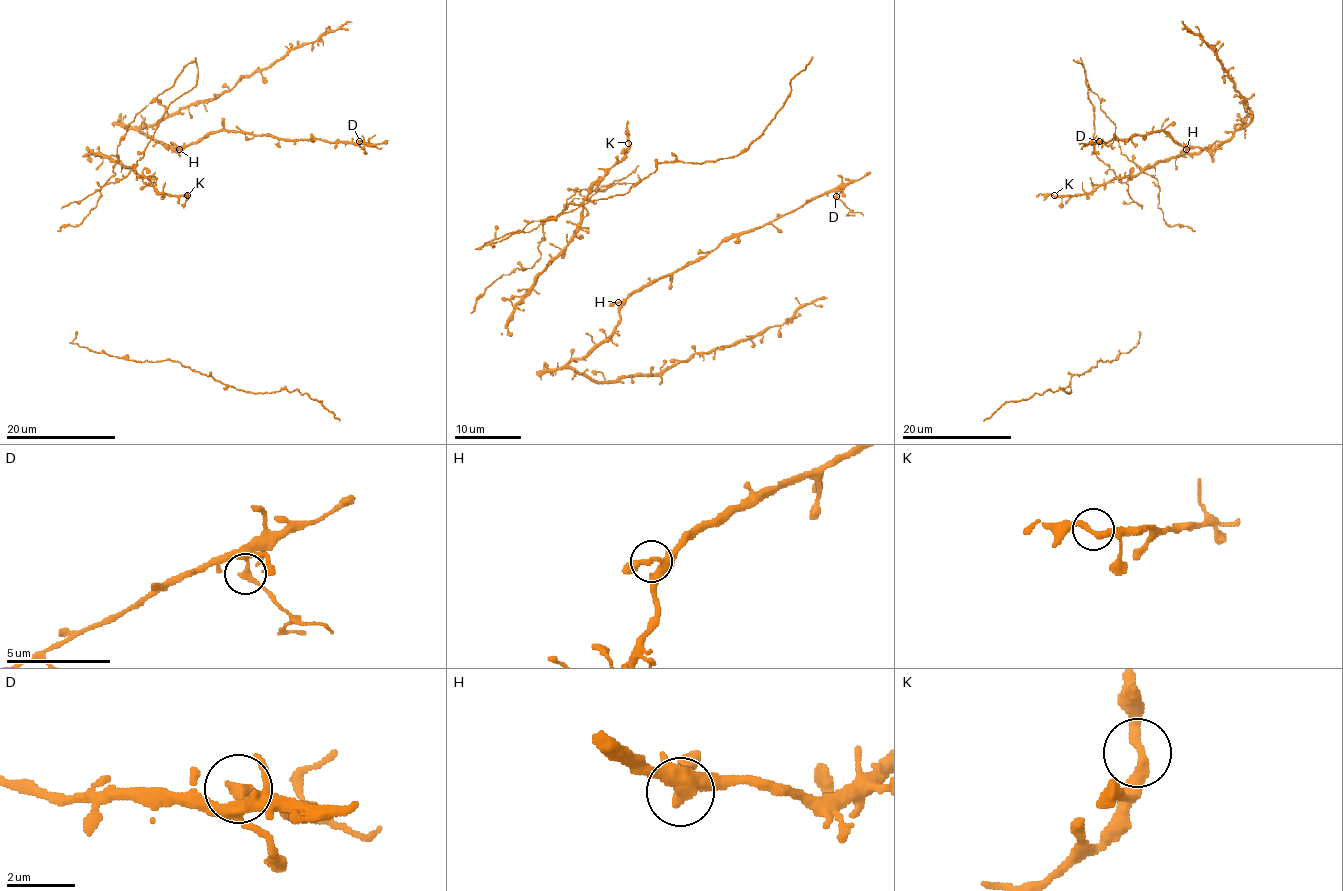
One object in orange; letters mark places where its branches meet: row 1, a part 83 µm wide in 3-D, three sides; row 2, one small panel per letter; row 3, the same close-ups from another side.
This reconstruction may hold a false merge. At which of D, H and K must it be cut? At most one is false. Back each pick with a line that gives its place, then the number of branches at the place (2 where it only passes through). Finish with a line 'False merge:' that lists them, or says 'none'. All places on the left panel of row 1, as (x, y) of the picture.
D: at (359, 141); 2 branches meet
False merge: D

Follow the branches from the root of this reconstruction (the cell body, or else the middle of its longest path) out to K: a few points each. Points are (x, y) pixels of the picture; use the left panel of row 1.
K: (106, 182), (115, 175), (113, 167), (117, 162), (145, 176), (159, 193), (187, 195)

